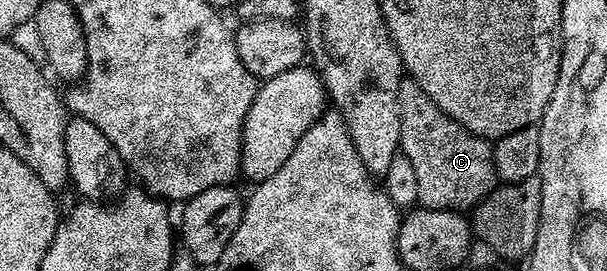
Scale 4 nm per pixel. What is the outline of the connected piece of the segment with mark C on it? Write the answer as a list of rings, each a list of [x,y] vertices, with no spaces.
[[[403,79],[398,87],[400,110],[400,151],[412,162],[416,183],[420,185],[418,204],[423,208],[470,210],[496,187],[494,150],[491,141],[469,132],[456,122],[412,79]]]

